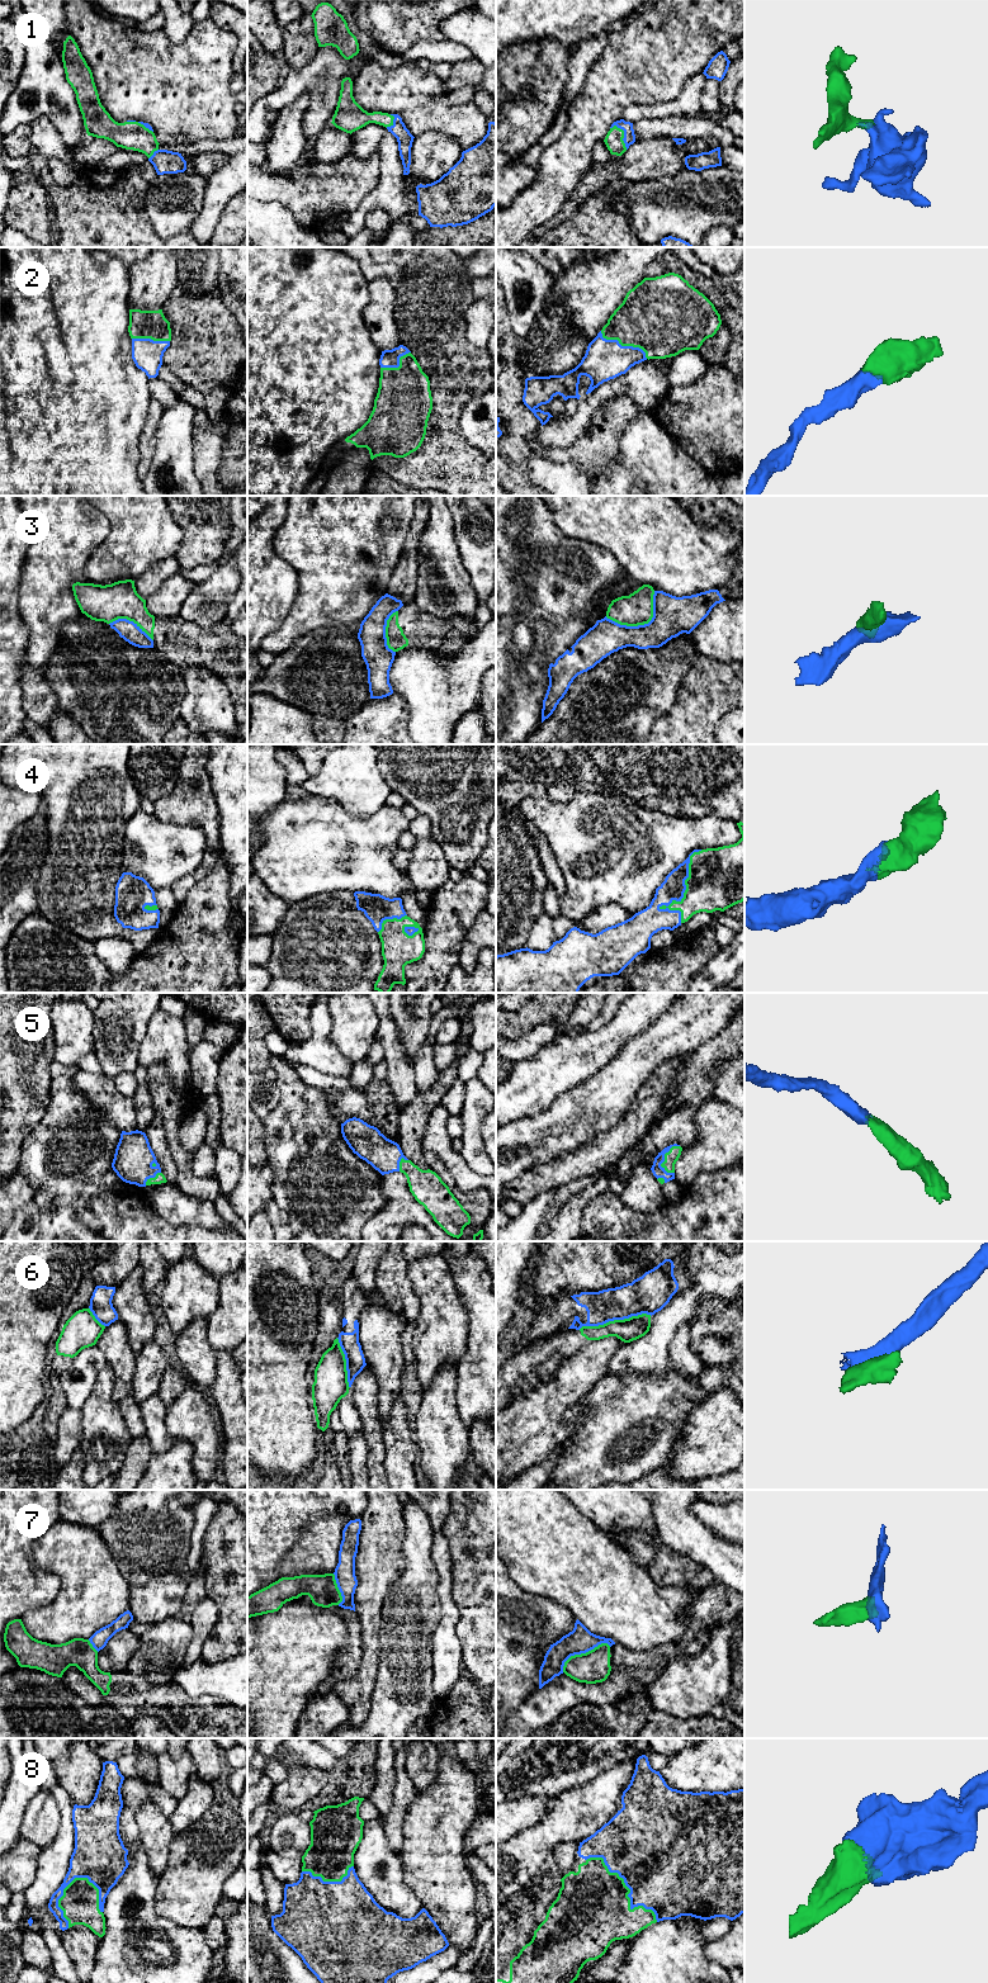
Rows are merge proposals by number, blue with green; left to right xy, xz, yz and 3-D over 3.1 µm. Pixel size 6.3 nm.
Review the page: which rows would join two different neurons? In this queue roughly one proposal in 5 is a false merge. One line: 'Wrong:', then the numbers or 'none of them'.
Wrong: 3, 6, 7

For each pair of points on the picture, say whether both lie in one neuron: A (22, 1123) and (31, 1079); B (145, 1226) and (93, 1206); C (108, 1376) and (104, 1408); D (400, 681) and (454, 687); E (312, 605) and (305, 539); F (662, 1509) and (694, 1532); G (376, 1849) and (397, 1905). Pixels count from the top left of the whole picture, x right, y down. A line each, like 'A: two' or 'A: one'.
A: one
B: one
C: one
D: one
E: one
F: one
G: one

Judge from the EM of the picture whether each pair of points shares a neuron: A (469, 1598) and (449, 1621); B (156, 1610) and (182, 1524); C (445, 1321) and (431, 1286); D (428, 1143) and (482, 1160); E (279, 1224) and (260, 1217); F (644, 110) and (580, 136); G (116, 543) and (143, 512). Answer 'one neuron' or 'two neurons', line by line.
A: two neurons
B: one neuron
C: one neuron
D: two neurons
E: two neurons
F: two neurons
G: one neuron

